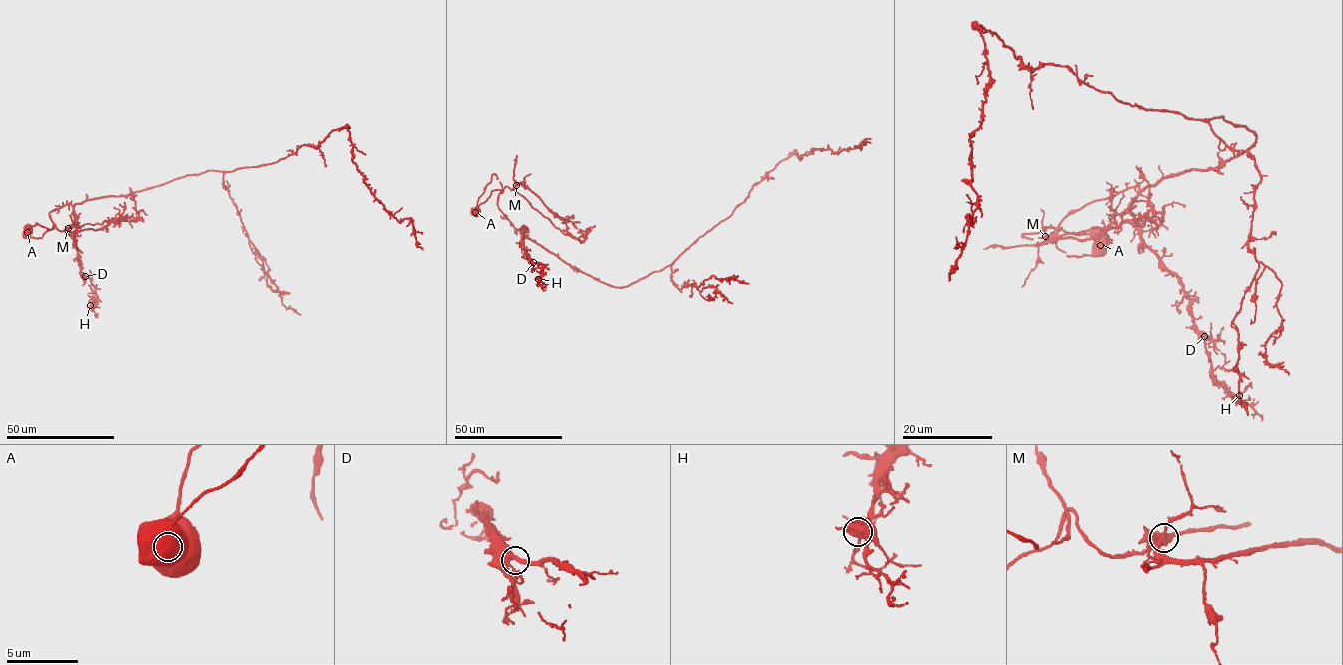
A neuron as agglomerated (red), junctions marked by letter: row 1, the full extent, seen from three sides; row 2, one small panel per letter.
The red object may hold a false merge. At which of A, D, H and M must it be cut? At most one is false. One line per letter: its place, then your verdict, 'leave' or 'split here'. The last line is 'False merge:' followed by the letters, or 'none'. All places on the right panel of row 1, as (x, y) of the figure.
A: place (1100, 245); split here
D: place (1204, 336); leave
H: place (1239, 395); leave
M: place (1045, 236); leave
False merge: A

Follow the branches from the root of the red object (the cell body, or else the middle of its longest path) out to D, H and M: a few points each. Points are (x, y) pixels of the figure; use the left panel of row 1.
D: (26, 235), (41, 238), (54, 225), (49, 213), (69, 204), (76, 216), (74, 242), (80, 272), (85, 276)
H: (26, 235), (41, 238), (54, 225), (51, 211), (73, 207), (80, 271), (95, 288), (90, 305)
M: (26, 235), (41, 238), (54, 225), (60, 231), (68, 228)

